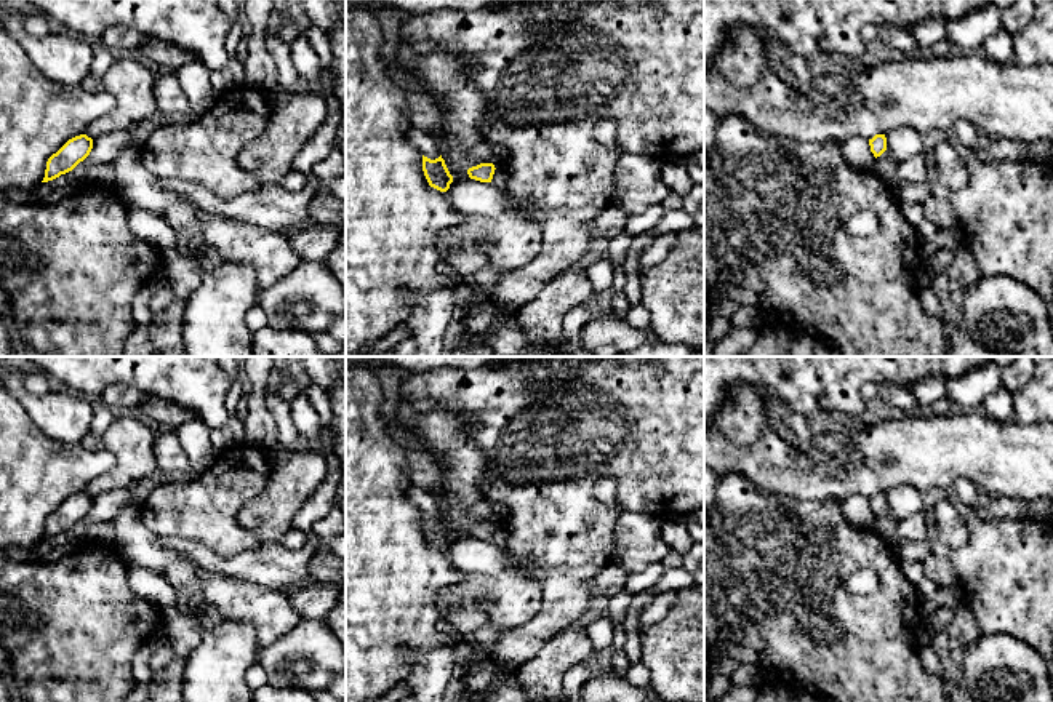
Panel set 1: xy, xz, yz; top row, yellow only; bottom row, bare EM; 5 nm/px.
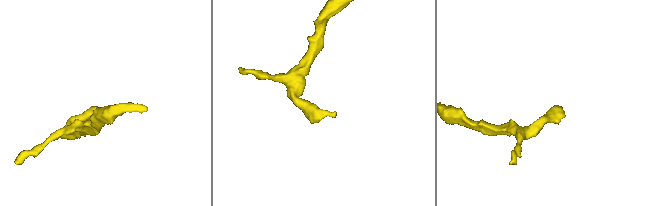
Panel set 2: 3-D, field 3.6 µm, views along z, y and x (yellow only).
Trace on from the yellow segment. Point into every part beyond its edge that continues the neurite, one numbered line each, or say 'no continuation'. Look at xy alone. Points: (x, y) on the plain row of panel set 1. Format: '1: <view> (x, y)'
no continuation

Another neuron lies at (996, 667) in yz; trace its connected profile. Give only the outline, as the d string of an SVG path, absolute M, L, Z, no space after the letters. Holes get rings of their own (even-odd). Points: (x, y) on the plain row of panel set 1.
M981 635L965 648L962 688L976 702L1053 702L1043 657L1011 635Z

